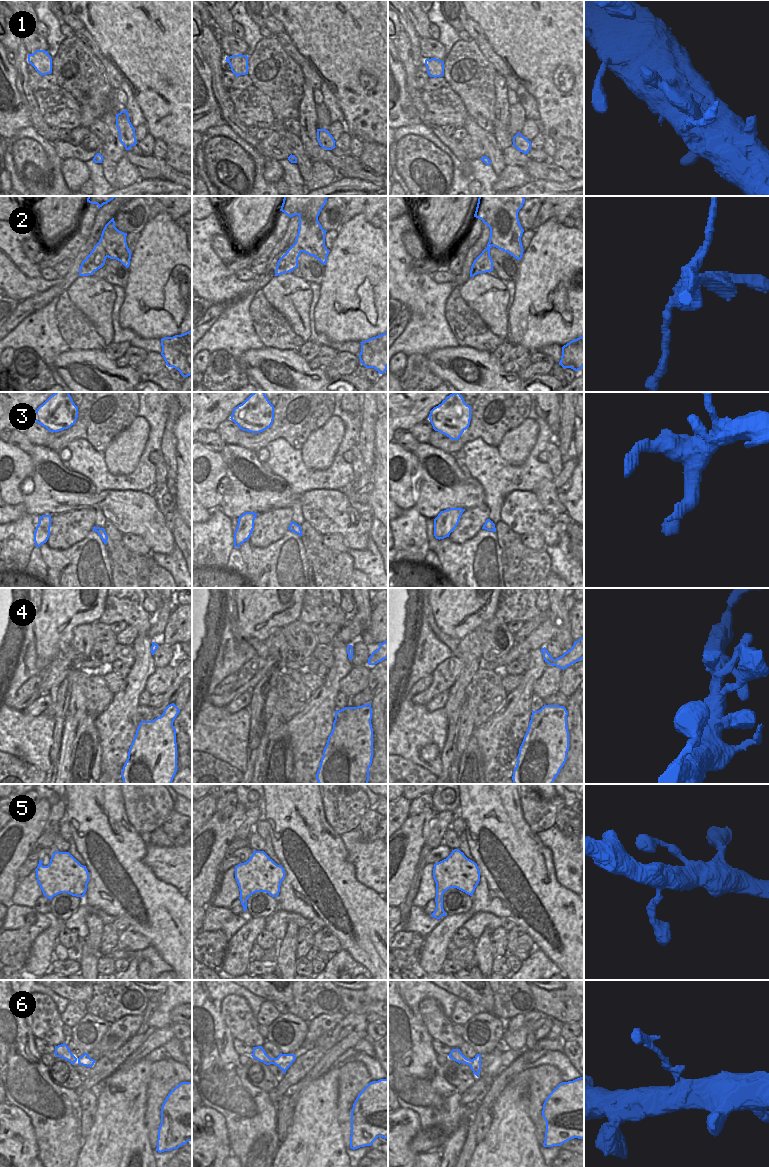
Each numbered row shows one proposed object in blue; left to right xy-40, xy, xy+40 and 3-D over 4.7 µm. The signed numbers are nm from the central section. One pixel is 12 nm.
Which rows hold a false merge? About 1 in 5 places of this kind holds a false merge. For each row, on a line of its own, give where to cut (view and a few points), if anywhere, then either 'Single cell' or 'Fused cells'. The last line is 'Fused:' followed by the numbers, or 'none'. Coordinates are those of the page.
1: No split. Single cell
2: Split along xy-40 (99, 240), (107, 256). Fused cells
3: No split. Single cell
4: No split. Single cell
5: No split. Single cell
6: Split along xy (272, 1058), (275, 1064). Fused cells
Fused: 2, 6

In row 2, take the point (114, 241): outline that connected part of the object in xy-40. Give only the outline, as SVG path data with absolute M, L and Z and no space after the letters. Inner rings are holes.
M112 218L104 227L99 241L103 243L107 257L120 261L126 268L130 265L131 252L126 242L127 233L119 231L115 227Z

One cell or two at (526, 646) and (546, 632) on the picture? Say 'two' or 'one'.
one

